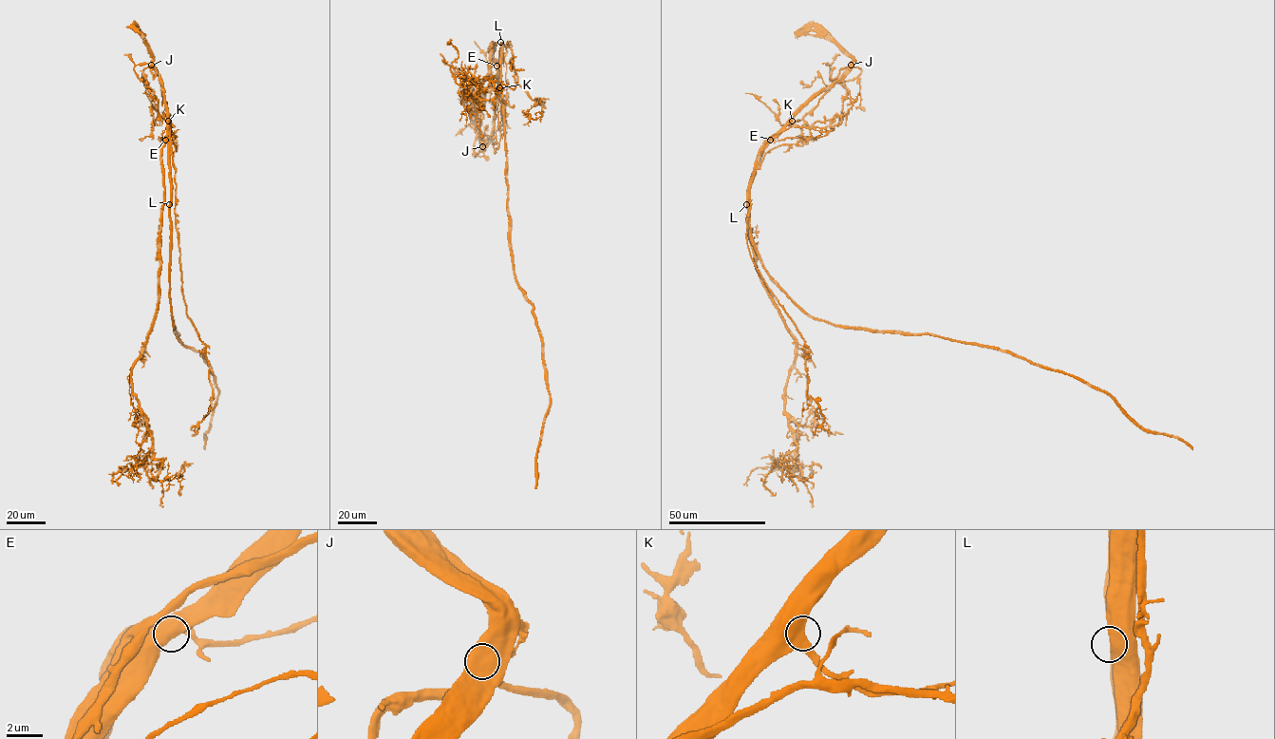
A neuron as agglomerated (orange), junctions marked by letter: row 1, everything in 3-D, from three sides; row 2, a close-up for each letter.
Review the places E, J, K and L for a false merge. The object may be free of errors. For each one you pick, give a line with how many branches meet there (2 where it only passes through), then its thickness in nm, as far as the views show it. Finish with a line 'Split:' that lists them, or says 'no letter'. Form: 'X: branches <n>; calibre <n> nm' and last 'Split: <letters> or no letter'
J: branches 2; calibre 800 nm
Split: J

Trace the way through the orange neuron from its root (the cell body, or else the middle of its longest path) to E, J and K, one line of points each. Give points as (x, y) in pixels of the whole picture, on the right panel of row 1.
E: (749, 204), (754, 163), (759, 150), (770, 140)
J: (749, 204), (749, 185), (761, 148), (809, 101), (838, 80), (851, 64)
K: (749, 204), (749, 185), (759, 153), (792, 121)

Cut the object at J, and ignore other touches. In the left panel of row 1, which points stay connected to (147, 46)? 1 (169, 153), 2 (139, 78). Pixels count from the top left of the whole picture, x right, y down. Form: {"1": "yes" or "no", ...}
{"1": "yes", "2": "no"}

